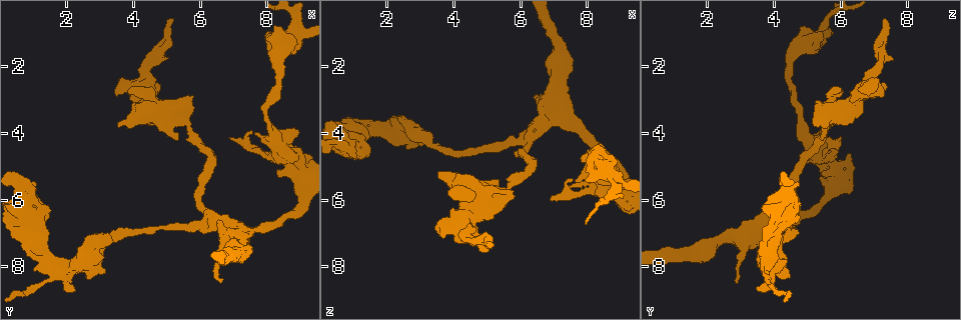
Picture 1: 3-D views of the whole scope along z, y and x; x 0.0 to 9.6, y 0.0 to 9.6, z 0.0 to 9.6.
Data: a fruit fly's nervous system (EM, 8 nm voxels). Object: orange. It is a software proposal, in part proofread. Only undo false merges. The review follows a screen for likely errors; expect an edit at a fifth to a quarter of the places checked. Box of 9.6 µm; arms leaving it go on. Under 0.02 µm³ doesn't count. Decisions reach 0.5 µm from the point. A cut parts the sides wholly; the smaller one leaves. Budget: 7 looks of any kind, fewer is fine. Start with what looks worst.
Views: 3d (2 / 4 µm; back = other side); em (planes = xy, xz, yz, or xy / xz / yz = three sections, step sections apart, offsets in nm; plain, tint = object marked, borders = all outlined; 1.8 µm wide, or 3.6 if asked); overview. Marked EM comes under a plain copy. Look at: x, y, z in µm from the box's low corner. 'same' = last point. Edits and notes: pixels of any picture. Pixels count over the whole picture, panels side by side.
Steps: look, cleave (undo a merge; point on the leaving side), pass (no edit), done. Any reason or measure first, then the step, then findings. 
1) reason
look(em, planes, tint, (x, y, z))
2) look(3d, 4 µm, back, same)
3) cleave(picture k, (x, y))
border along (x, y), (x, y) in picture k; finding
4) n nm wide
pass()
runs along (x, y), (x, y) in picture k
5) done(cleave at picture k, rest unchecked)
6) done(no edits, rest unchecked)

look(3d, 4 µm, (6.40, 6.65, 4.10))

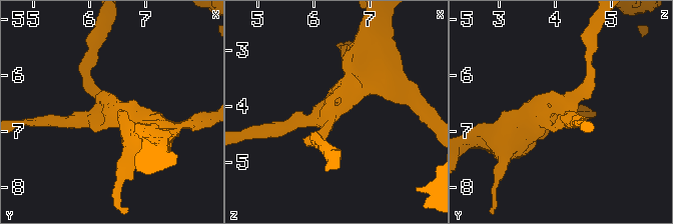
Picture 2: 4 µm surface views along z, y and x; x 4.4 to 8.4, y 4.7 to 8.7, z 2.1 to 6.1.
look(em, planes, tint, (6.40, 6.75, 4.10))

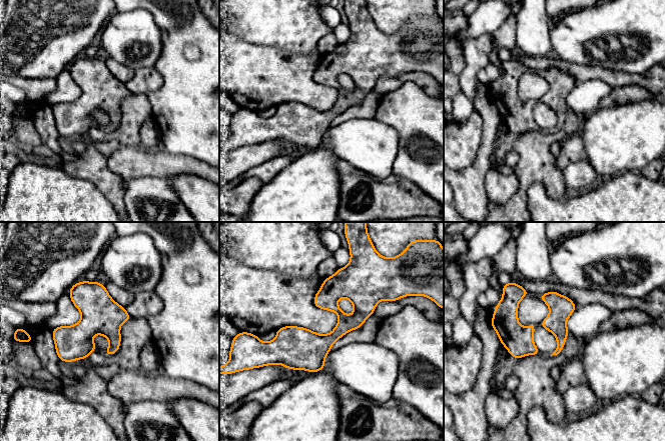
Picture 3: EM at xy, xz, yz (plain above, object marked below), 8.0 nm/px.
pass()
runs along (343, 275), (334, 289), (342, 327), (278, 361) in picture 3; all the same neuron

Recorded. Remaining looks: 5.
arms part here
look(em, yz, step 4, tint, (8.60, 1.15, 5.20))

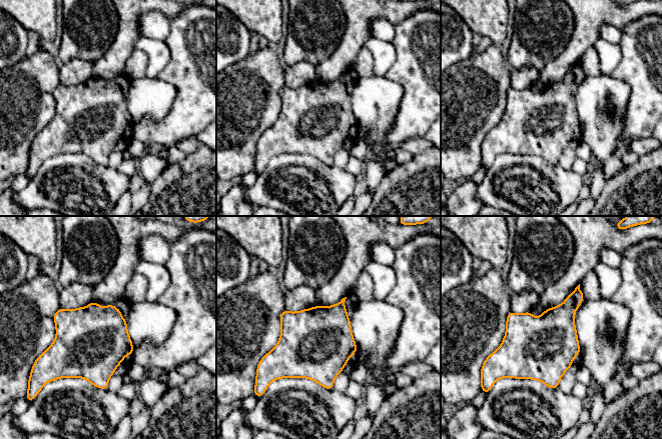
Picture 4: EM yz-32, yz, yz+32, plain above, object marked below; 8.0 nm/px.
pass()
one neuron here

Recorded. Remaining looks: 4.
thick turns thin
look(em, 3.6 µm, yz, step 16, tint, (3.15, 7.20, 4.05))

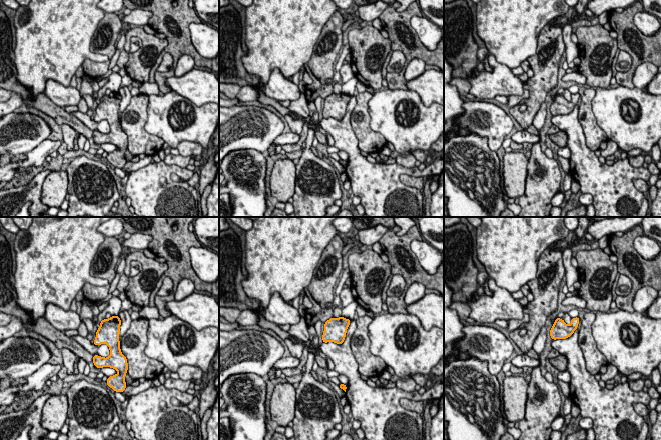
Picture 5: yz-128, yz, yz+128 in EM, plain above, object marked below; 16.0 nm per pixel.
look(em, 3.6 µm, planes, tint, same)

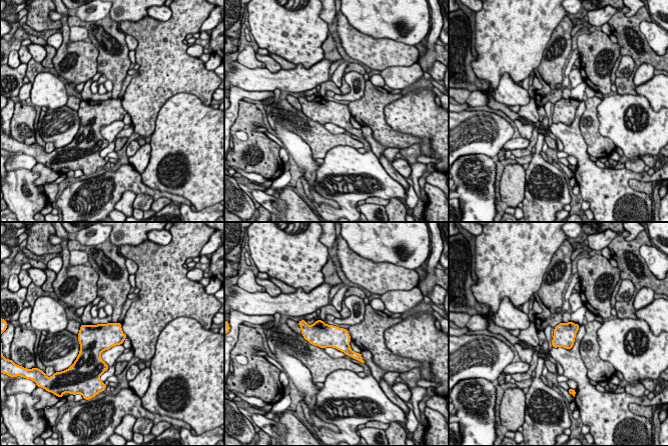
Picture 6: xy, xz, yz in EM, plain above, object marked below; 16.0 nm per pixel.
360 nm wide
pass()
one neuron here

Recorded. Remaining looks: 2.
done(no edits, rest unchecked)

